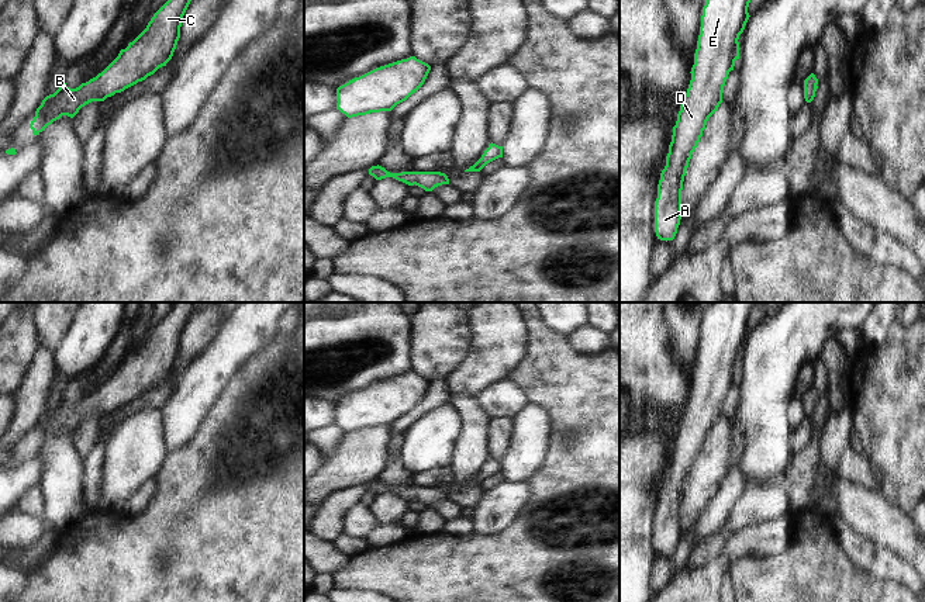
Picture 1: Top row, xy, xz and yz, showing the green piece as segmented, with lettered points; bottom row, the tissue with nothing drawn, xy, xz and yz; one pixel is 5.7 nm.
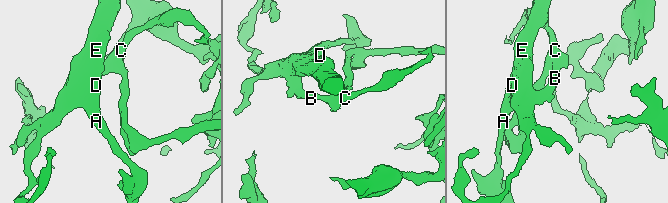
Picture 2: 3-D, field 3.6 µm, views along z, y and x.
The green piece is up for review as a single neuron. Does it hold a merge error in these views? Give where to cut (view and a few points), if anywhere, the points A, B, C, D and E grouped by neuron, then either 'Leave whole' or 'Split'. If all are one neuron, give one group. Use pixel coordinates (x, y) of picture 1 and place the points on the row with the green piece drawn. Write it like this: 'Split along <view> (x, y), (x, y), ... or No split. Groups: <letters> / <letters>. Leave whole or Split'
No split. Groups: A B C D E. Leave whole

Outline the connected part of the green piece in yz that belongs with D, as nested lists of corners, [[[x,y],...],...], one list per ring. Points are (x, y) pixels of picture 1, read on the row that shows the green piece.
[[[707,0],[703,7],[700,35],[691,68],[691,80],[680,105],[666,166],[660,173],[657,198],[655,201],[655,232],[660,241],[673,241],[681,219],[681,190],[693,152],[696,150],[708,118],[722,103],[724,86],[735,60],[739,59],[739,35],[749,20],[750,0]]]

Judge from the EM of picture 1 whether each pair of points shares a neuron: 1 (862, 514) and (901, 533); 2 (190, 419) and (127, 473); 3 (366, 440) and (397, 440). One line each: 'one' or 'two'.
1: one
2: two
3: two

